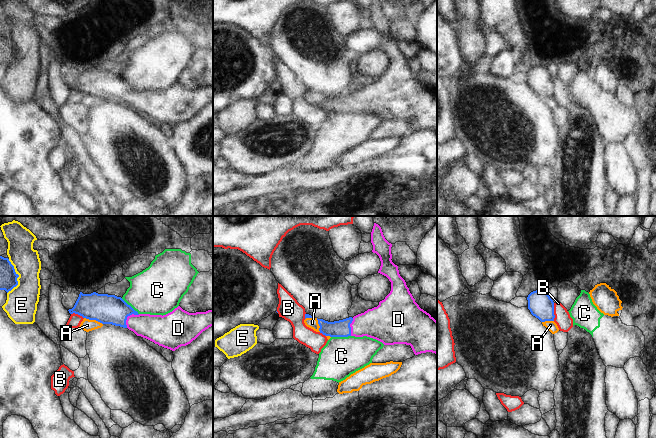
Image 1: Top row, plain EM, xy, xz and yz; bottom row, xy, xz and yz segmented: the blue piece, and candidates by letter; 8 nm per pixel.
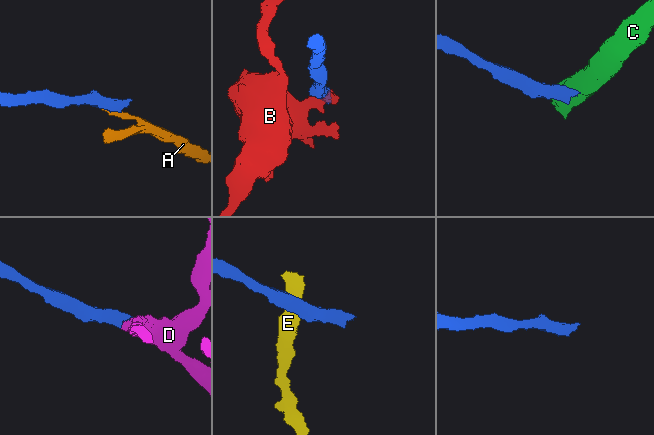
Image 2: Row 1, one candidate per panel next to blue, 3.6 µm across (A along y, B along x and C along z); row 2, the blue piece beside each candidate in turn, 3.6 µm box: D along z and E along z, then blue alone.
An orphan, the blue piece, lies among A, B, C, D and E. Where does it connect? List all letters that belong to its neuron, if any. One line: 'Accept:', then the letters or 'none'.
Accept: D

